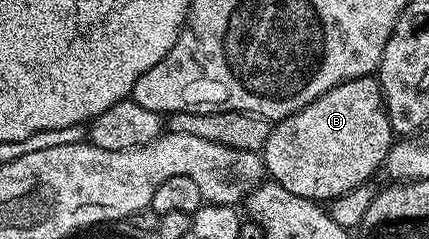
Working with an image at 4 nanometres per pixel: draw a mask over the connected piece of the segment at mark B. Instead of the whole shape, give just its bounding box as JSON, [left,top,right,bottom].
[262,75,394,202]

